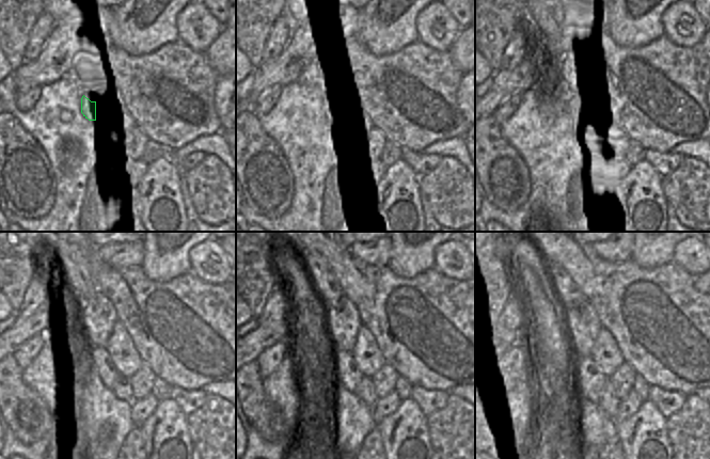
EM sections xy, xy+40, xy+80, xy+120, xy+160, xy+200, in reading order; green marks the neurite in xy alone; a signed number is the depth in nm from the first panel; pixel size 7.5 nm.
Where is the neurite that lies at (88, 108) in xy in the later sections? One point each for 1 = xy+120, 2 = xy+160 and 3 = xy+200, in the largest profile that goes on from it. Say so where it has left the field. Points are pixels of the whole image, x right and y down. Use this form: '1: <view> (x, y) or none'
1: xy+120 (100, 361)
2: xy+160 (347, 374)
3: xy+200 (590, 382)

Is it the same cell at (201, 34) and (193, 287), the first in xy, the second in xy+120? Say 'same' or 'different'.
different

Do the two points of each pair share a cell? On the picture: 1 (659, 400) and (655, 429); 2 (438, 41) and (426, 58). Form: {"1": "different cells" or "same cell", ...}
{"1": "different cells", "2": "different cells"}

